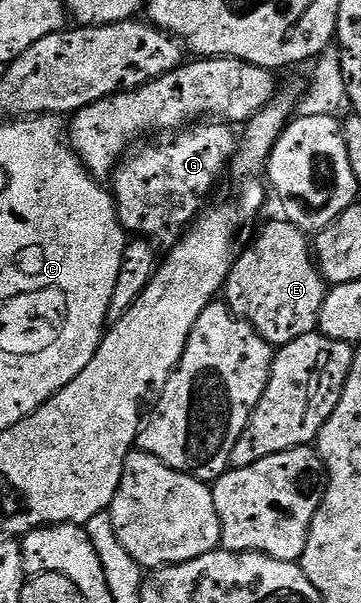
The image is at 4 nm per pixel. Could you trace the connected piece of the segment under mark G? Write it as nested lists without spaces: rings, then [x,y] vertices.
[[[200,120],[178,133],[160,133],[158,137],[151,140],[156,142],[151,142],[148,146],[140,145],[134,152],[128,153],[116,166],[114,175],[110,179],[115,210],[119,214],[119,222],[124,230],[150,240],[156,247],[157,245],[163,246],[162,248],[176,246],[179,239],[187,233],[193,220],[204,213],[208,205],[207,197],[214,192],[215,185],[222,180],[223,174],[225,178],[228,173],[229,163],[237,149],[237,134],[231,130],[234,129],[222,120]]]

